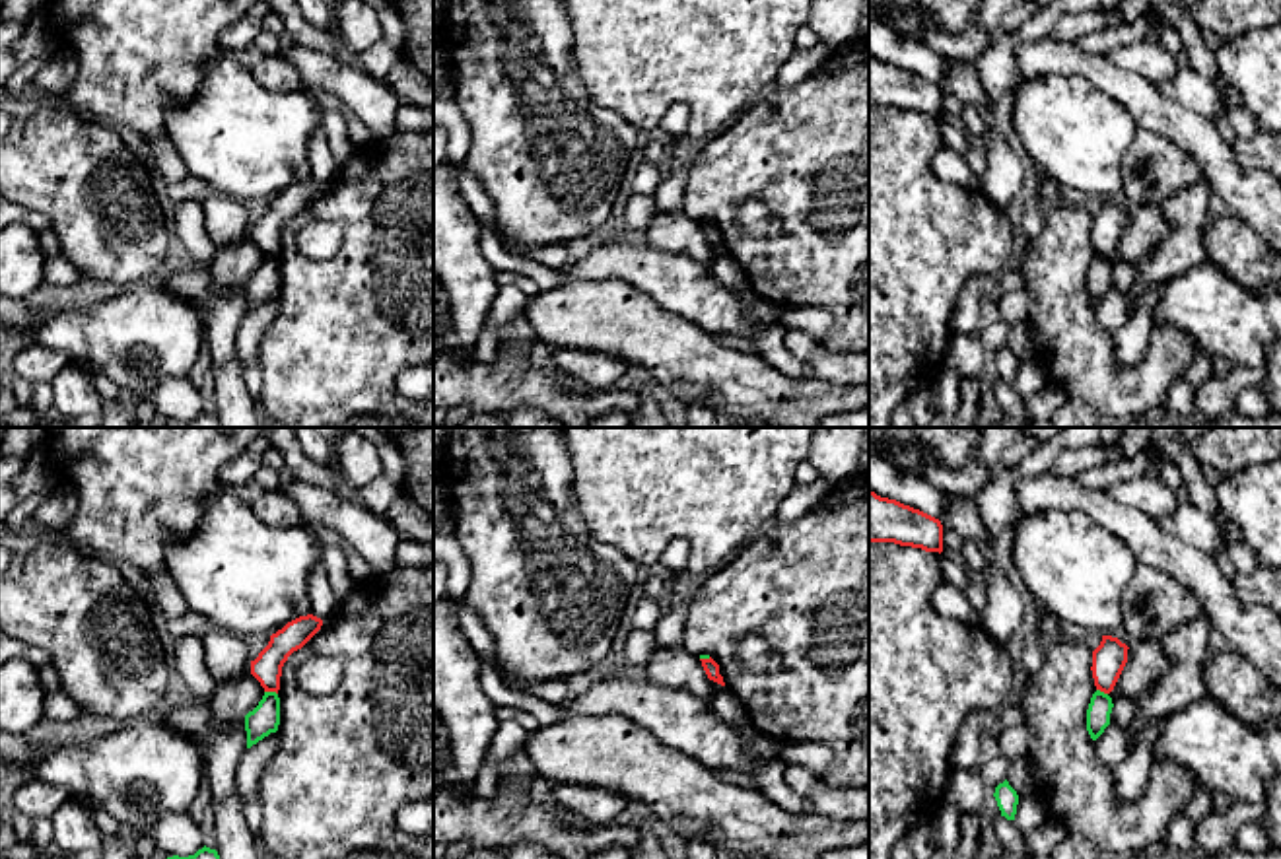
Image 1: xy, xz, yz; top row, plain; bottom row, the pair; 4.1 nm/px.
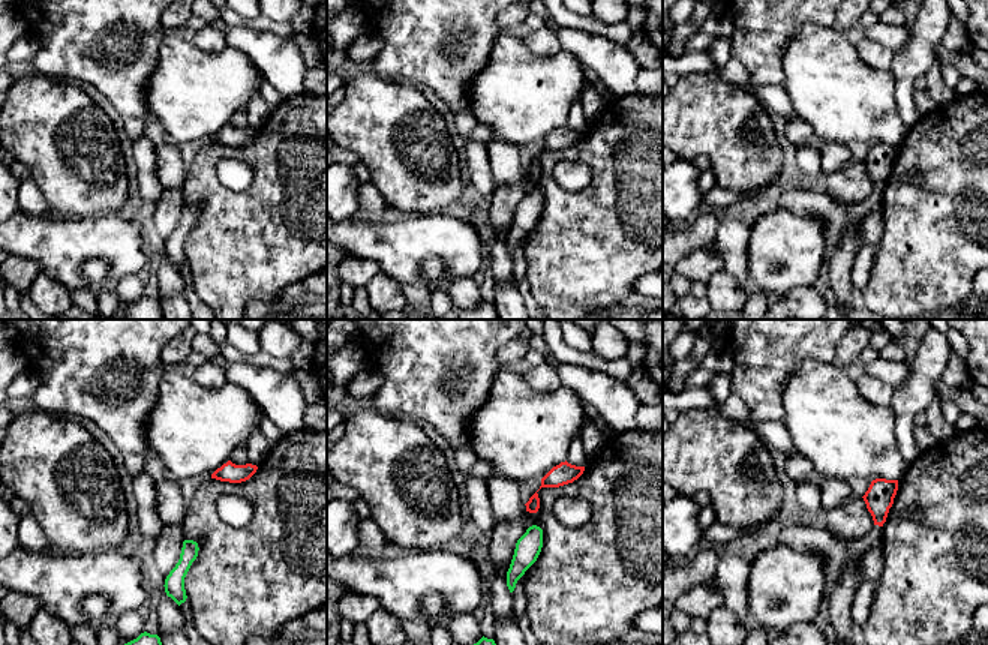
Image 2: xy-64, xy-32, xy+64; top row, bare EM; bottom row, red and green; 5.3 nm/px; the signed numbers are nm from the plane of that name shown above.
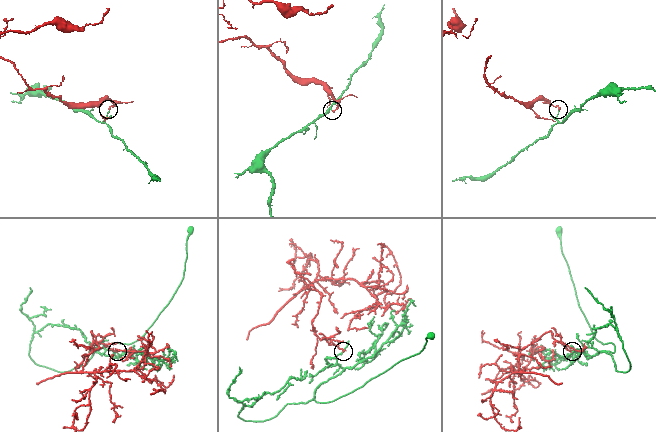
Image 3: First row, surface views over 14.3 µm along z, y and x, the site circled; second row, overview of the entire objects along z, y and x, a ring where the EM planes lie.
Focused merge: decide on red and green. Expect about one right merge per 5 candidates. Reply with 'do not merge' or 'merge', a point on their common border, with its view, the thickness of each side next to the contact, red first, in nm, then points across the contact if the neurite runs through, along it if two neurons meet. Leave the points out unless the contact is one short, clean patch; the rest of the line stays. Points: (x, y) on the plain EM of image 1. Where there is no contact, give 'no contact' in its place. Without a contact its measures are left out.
do not merge; meets red in xy at (271, 255); 120 nm thick on the red side, 120 nm on the other; border along xy (265, 255), (276, 259)

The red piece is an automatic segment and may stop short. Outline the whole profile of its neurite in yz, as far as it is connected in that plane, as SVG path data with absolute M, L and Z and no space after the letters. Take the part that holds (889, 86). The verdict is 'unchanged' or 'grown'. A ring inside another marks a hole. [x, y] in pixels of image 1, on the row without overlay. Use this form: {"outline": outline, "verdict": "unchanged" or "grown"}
{"outline": "M869 54L869 107L894 107L941 119L943 89L919 74Z", "verdict": "unchanged"}

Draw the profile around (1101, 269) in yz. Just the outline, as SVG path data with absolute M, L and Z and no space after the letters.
M1096 255L1091 262L1089 274L1087 274L1087 295L1092 305L1096 305L1104 293L1110 290L1110 278L1112 278L1112 262L1100 255Z

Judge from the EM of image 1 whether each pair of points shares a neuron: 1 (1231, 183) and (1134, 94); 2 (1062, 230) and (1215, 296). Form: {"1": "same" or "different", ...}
{"1": "same", "2": "different"}

